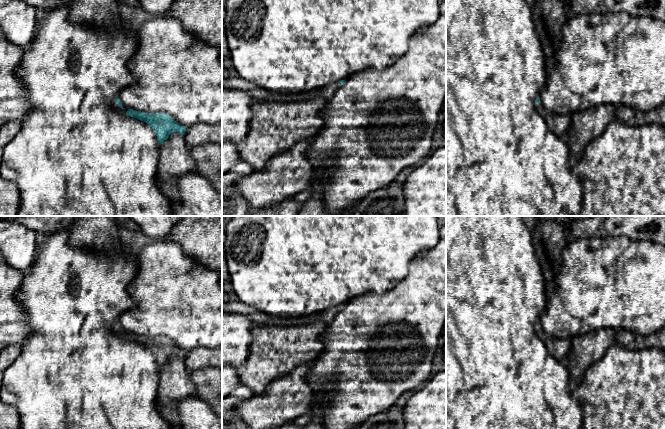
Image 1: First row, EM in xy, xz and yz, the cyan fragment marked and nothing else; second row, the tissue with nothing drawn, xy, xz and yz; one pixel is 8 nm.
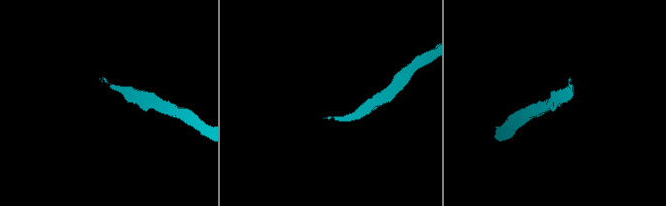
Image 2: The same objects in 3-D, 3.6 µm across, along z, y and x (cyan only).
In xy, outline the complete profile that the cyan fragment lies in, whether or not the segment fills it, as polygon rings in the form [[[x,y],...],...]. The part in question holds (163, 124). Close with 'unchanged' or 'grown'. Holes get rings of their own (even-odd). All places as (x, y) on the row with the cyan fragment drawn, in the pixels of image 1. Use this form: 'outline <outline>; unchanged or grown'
outline [[[119,98],[112,102],[112,106],[117,111],[127,116],[137,118],[146,122],[156,133],[159,143],[163,143],[171,133],[178,132],[182,135],[186,132],[186,127],[181,126],[178,122],[166,113],[145,113],[133,109],[125,109]]]; grown

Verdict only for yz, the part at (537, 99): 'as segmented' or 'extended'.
extended

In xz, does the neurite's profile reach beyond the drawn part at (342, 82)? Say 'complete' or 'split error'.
split error

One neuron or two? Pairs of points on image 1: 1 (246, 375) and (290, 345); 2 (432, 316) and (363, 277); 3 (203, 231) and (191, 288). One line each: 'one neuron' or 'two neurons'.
1: one neuron
2: two neurons
3: two neurons

